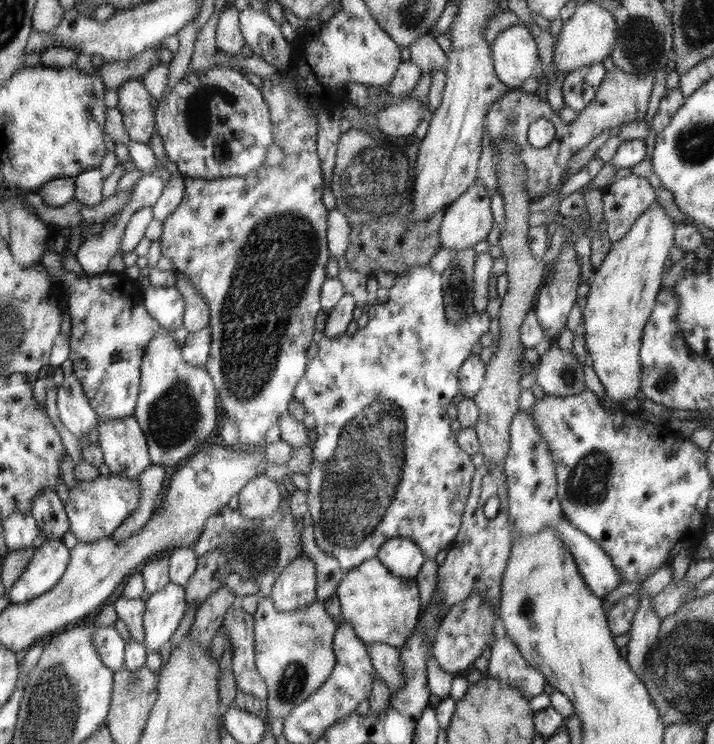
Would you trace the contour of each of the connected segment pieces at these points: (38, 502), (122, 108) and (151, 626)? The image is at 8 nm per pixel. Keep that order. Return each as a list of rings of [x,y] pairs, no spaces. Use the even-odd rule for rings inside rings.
[[[51,488],[42,490],[33,501],[29,513],[37,519],[45,540],[62,539],[70,529],[68,512],[56,491]]]
[[[142,77],[118,86],[117,109],[122,113],[125,131],[131,140],[149,143],[158,119],[150,105],[153,98],[146,90]]]
[[[169,582],[162,590],[150,595],[145,601],[143,616],[143,643],[148,653],[160,652],[176,632],[187,608],[185,587],[177,583]]]

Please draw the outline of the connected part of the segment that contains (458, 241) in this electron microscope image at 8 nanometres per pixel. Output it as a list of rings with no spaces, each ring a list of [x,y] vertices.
[[[484,185],[473,186],[445,209],[439,232],[441,248],[470,249],[487,239],[492,224],[490,194]]]

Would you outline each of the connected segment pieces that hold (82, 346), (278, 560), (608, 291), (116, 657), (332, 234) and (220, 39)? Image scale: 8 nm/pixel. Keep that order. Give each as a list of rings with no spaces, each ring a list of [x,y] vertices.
[[[50,246],[42,255],[41,263],[47,270],[56,275],[63,292],[66,293],[68,315],[71,319],[71,331],[69,339],[70,357],[74,365],[73,374],[78,376],[85,394],[93,409],[97,411],[100,420],[106,422],[116,418],[133,416],[136,412],[137,396],[141,381],[140,366],[144,349],[154,339],[154,335],[160,331],[158,322],[144,310],[142,298],[138,292],[132,292],[132,284],[138,284],[138,280],[131,279],[125,272],[106,272],[99,275],[78,275],[64,267],[62,258]]]
[[[225,506],[209,517],[208,524],[200,534],[200,540],[192,547],[198,557],[213,550],[224,551],[229,558],[232,572],[246,580],[257,582],[261,586],[258,596],[269,597],[273,585],[289,566],[289,562],[298,557],[306,557],[300,542],[303,528],[303,521],[296,521],[290,506],[284,513],[280,513],[278,509],[273,515],[256,520],[246,518],[239,509]]]
[[[655,202],[638,217],[633,228],[621,241],[612,242],[608,255],[594,270],[590,280],[590,292],[586,296],[586,306],[582,310],[586,350],[592,361],[592,368],[604,386],[605,397],[621,405],[626,400],[634,398],[641,389],[641,341],[657,304],[657,298],[663,289],[662,277],[665,275],[666,260],[671,256],[672,248],[675,246],[675,228],[676,222],[666,215],[664,207],[659,202]]]
[[[114,625],[96,626],[96,629],[93,630],[93,642],[101,661],[110,670],[116,672],[124,667],[125,641]]]
[[[326,182],[326,206],[330,206],[328,214],[328,250],[330,256],[335,256],[339,260],[346,254],[350,239],[351,226],[348,218],[337,208],[337,199],[335,198],[330,182]]]
[[[234,5],[225,9],[220,15],[215,39],[218,50],[222,49],[230,54],[241,54],[242,49],[245,48],[244,35],[240,29],[240,13]]]

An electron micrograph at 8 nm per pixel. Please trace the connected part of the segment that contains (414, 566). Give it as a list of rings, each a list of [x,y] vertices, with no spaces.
[[[391,538],[381,546],[377,557],[400,578],[414,579],[424,564],[424,551],[409,538]]]

